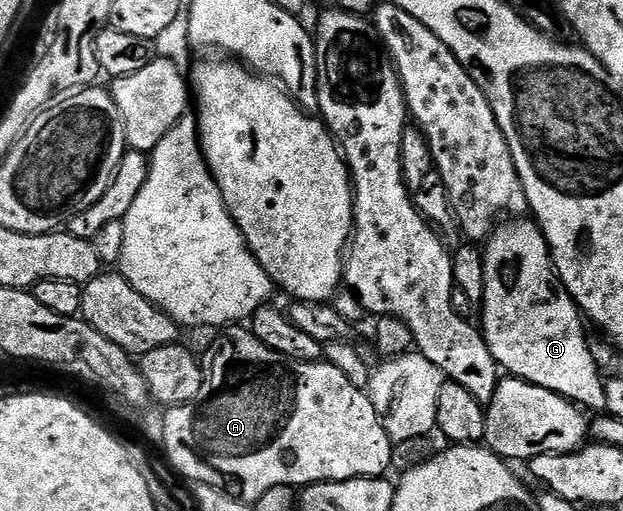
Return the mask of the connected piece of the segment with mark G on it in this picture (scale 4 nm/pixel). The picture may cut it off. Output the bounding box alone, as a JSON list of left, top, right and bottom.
[482,217,607,412]

